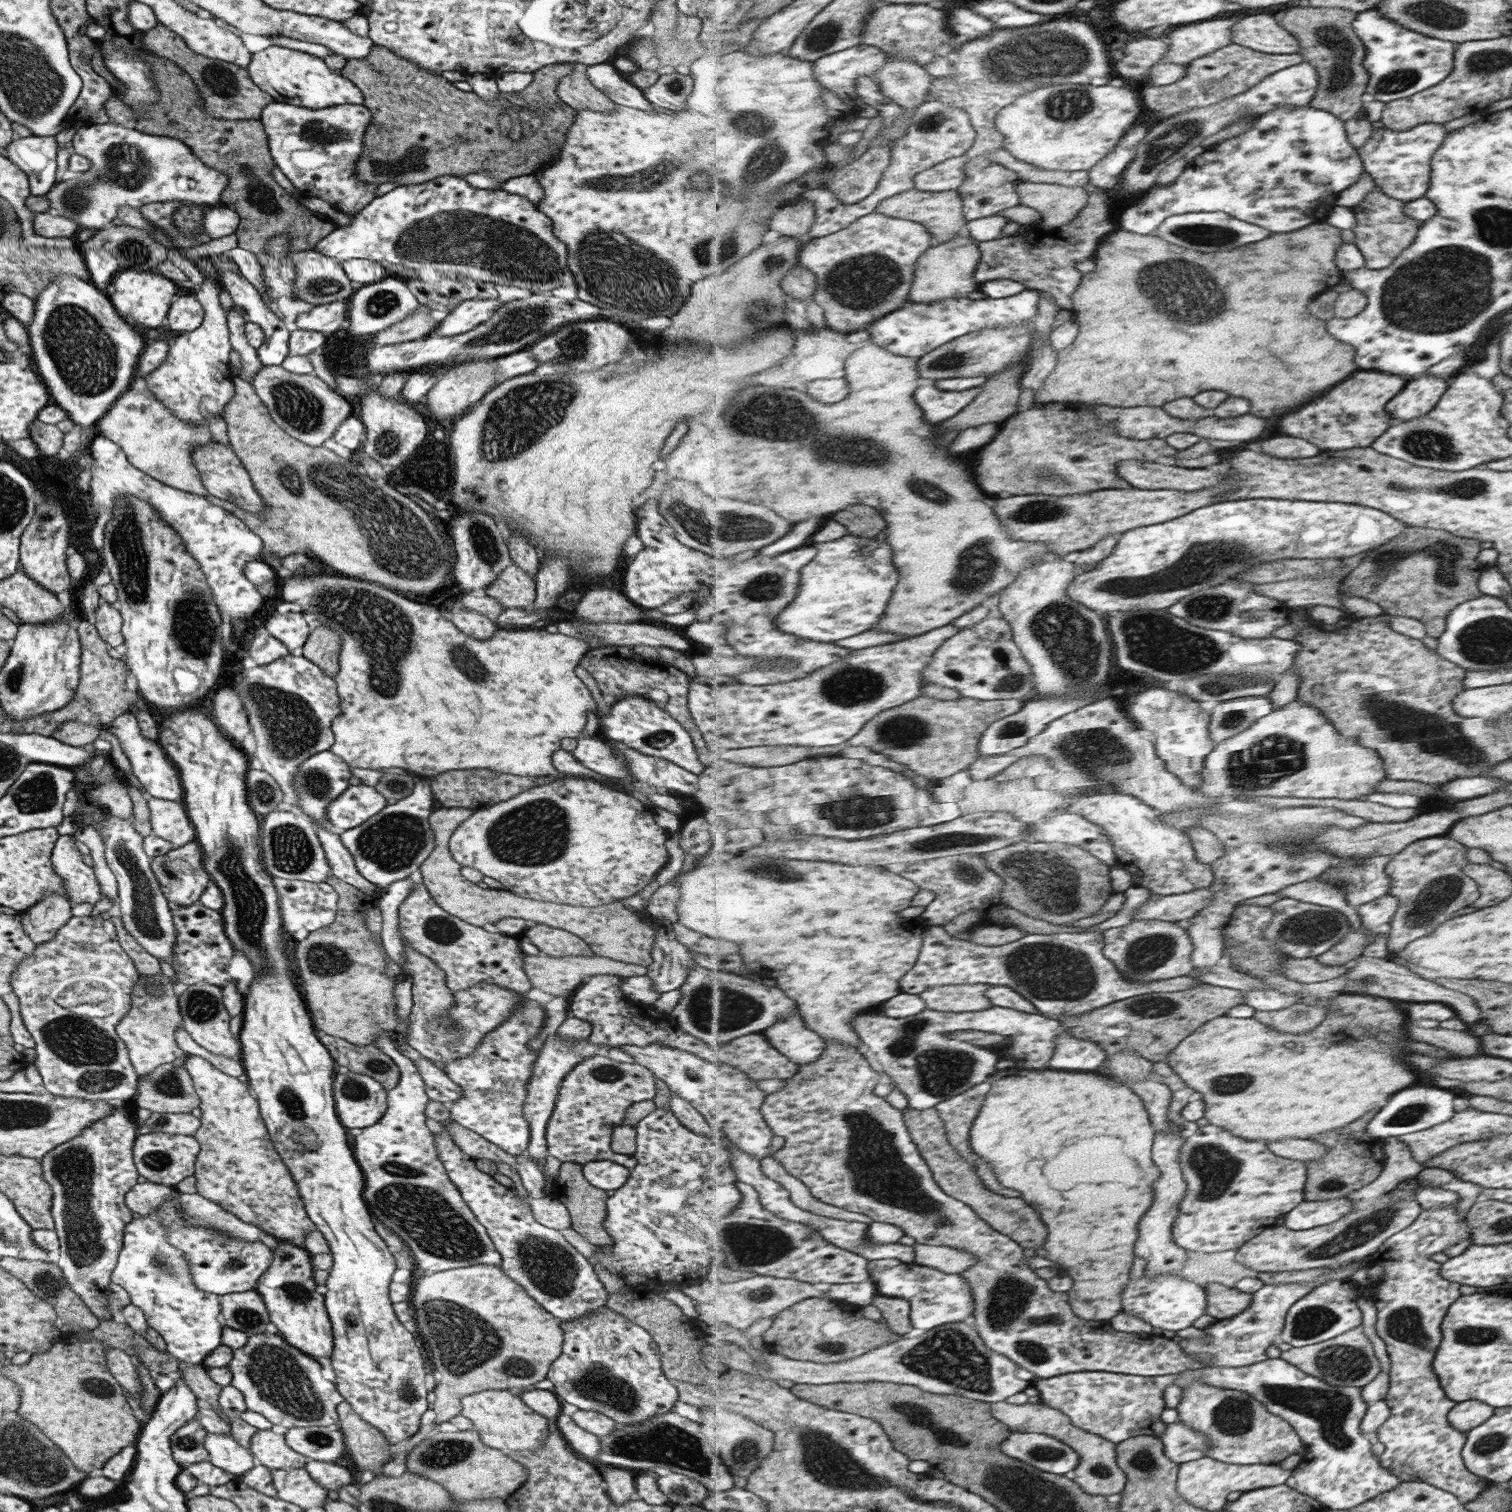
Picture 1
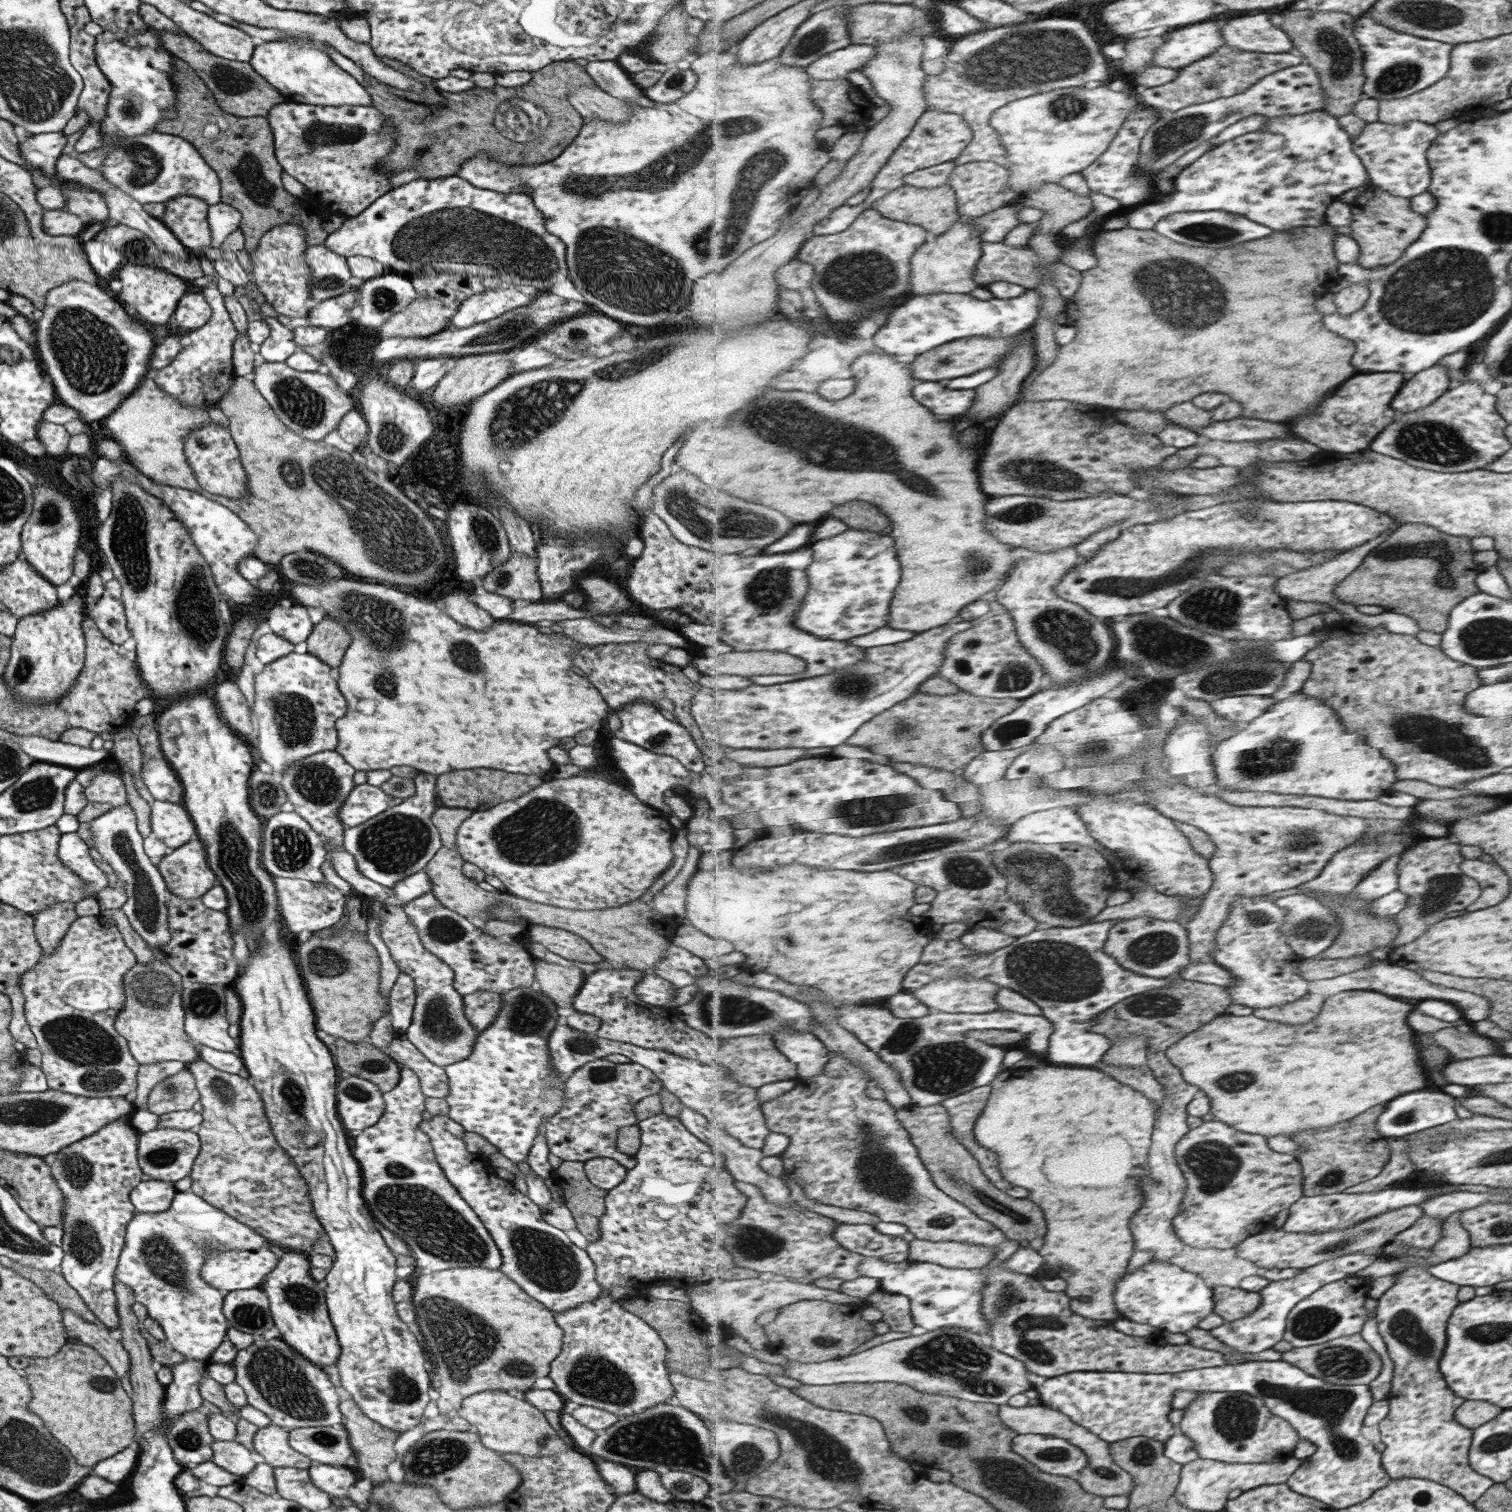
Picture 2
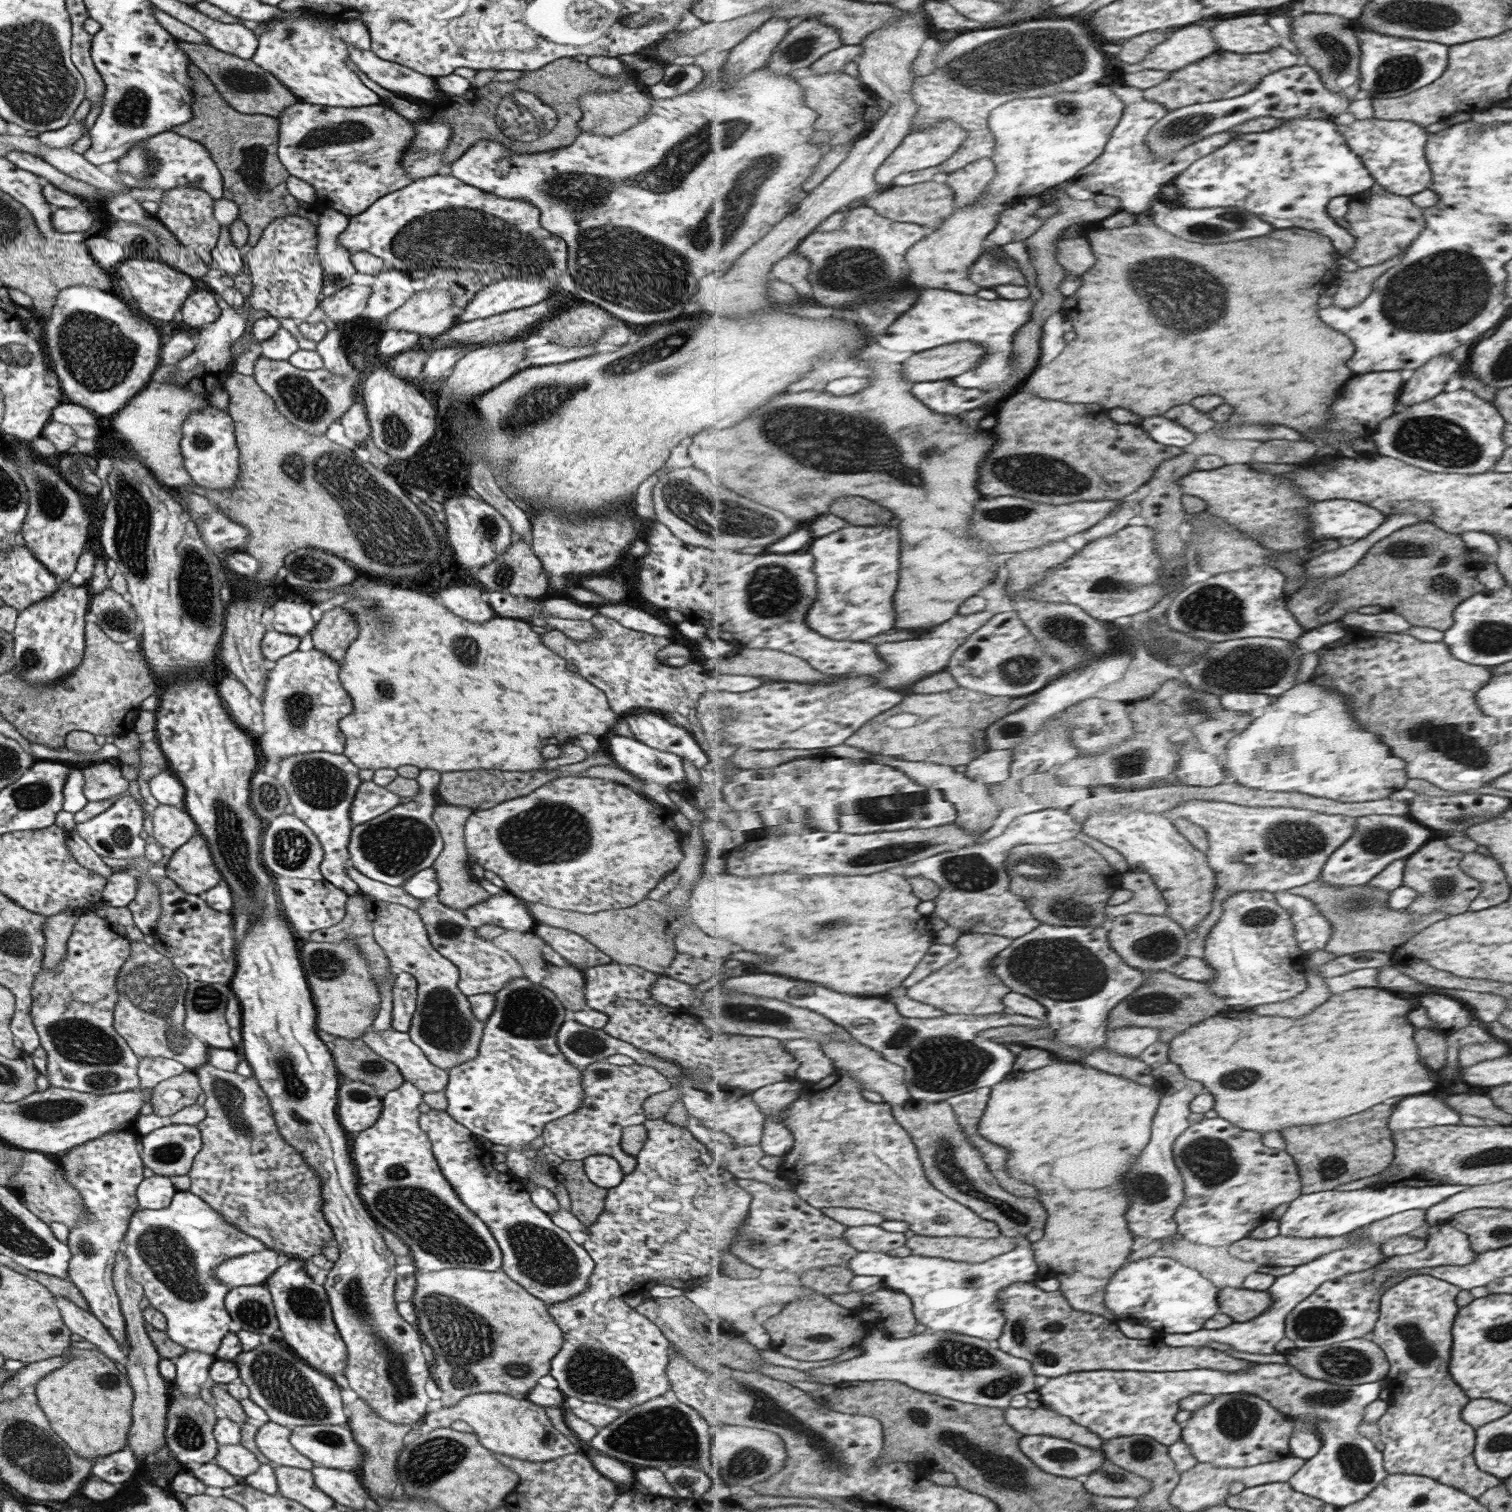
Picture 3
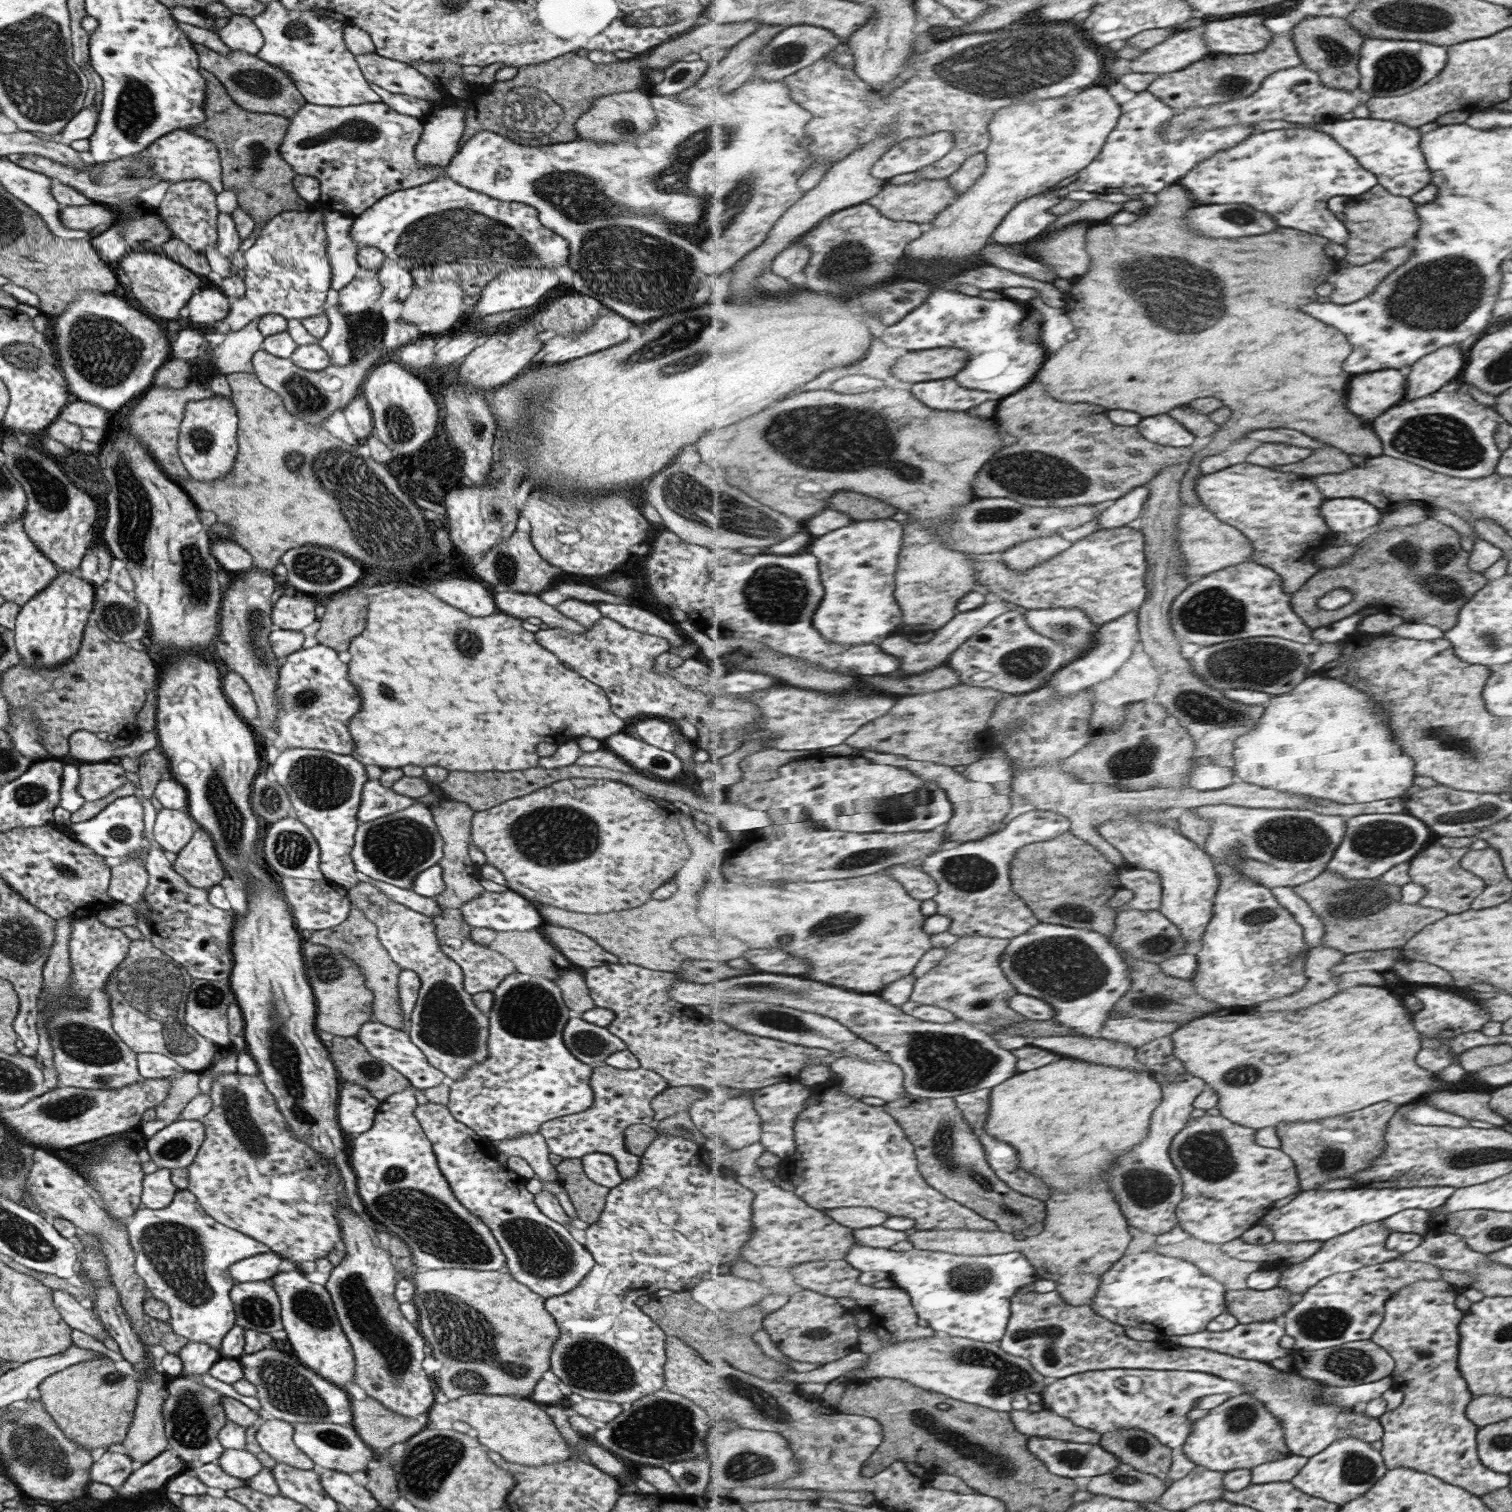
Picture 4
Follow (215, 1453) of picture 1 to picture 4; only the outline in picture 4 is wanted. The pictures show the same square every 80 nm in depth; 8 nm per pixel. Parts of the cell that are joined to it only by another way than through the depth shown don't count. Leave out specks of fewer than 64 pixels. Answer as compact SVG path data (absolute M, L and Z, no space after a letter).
M225 1448L221 1456L217 1457L217 1464L221 1470L229 1476L234 1476L239 1480L246 1481L255 1476L262 1467L259 1459L250 1452Z

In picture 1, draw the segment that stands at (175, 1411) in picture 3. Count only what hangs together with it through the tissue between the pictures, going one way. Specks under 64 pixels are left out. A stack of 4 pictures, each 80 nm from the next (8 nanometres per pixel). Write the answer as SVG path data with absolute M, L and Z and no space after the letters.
M195 1416L177 1428L170 1436L173 1460L182 1467L195 1462L207 1461L208 1452L203 1446L206 1433Z

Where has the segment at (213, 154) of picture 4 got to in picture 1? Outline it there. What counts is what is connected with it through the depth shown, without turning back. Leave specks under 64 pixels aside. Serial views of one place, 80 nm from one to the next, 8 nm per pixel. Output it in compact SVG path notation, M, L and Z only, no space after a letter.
M107 122L79 127L70 142L73 152L87 158L90 167L76 179L59 181L52 186L45 194L49 199L46 212L72 220L78 226L77 233L87 228L98 231L111 226L111 220L117 216L121 205L129 205L137 210L142 204L175 200L201 204L203 207L214 206L219 203L218 197L227 184L226 174L203 164L186 144L176 138L142 133L135 128L127 129Z

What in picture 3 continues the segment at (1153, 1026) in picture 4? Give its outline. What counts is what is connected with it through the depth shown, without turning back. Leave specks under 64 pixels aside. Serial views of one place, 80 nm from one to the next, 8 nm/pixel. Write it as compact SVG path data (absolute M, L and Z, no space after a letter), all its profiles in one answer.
M1120 1027L1106 1032L1108 1036L1106 1046L1121 1056L1127 1058L1141 1058L1141 1054L1154 1042L1160 1040L1161 1029L1159 1027Z

